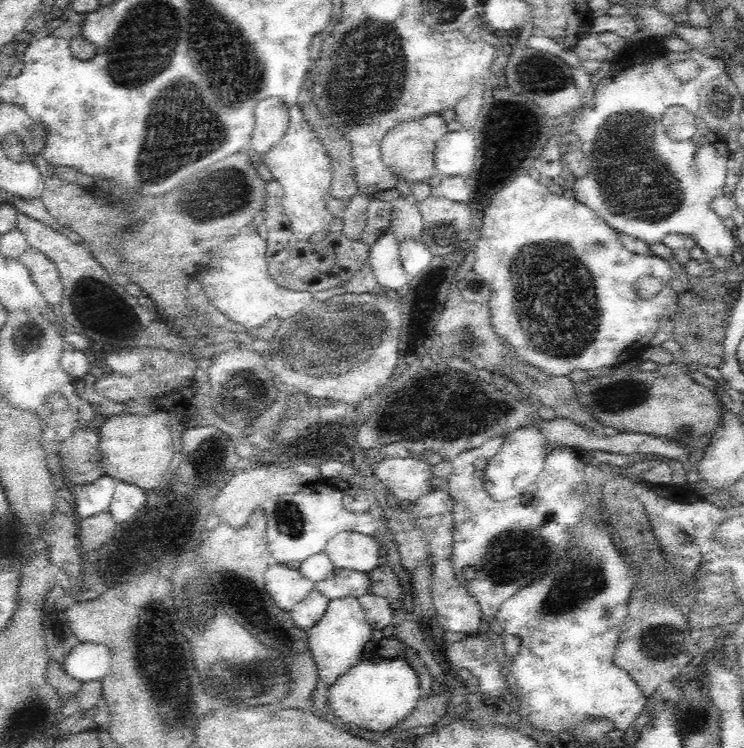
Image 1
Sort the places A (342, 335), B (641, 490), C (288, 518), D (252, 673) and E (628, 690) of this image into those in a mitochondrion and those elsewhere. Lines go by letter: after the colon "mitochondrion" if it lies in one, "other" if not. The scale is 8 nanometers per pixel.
A: mitochondrion
B: other
C: mitochondrion
D: other
E: other

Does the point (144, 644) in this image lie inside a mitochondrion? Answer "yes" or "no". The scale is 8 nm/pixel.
yes

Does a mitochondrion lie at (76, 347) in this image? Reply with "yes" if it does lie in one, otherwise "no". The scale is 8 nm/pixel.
no

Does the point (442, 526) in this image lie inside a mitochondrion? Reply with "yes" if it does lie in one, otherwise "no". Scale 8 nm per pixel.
no

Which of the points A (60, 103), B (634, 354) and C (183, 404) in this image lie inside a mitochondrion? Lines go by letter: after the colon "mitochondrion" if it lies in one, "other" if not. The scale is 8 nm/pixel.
A: other
B: other
C: other

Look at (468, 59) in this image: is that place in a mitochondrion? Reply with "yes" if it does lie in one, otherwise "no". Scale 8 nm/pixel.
no

